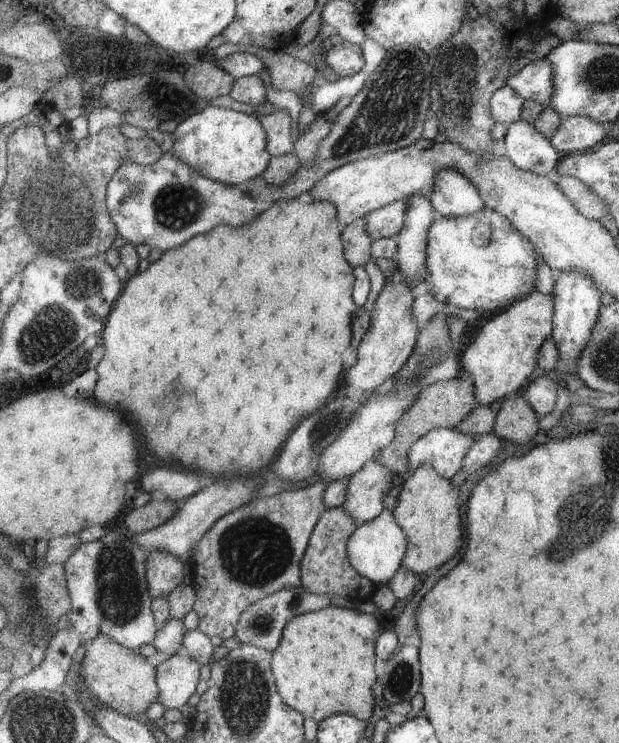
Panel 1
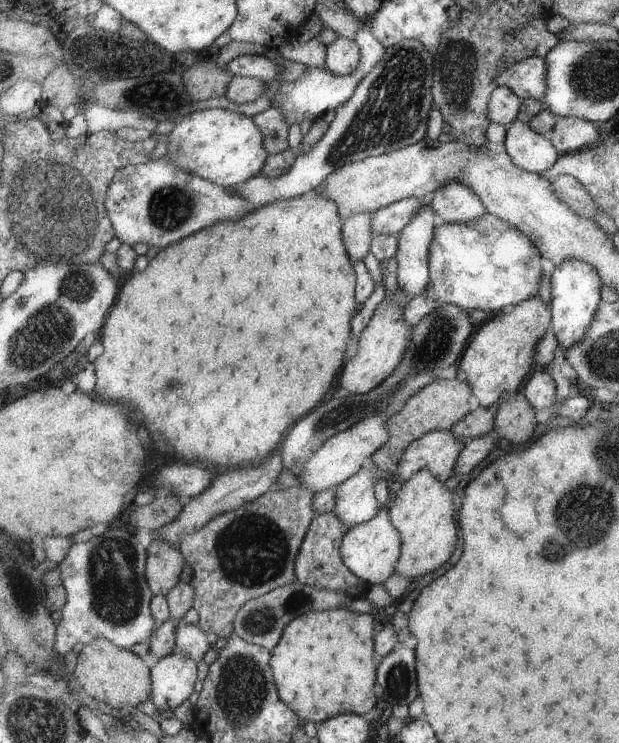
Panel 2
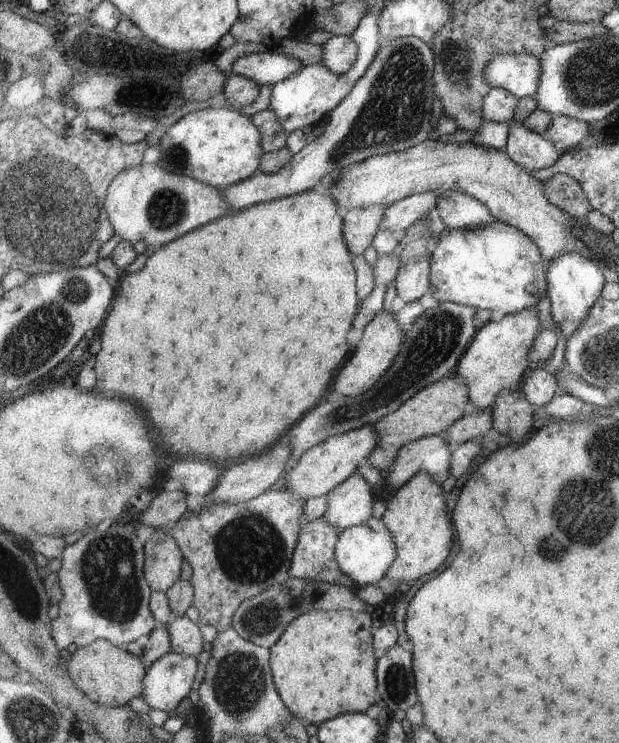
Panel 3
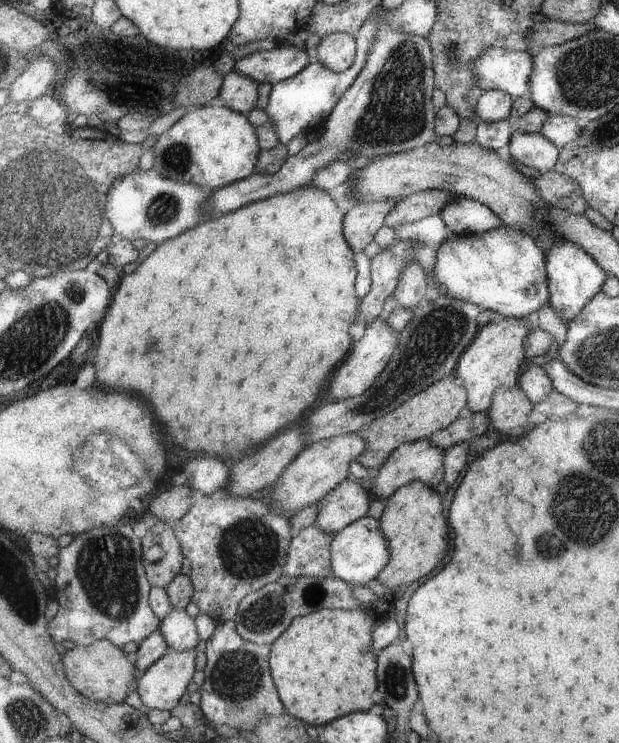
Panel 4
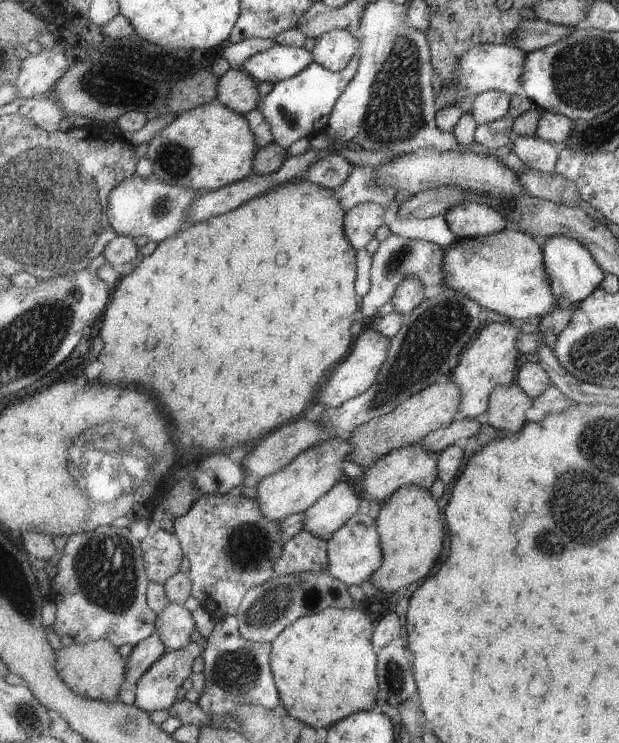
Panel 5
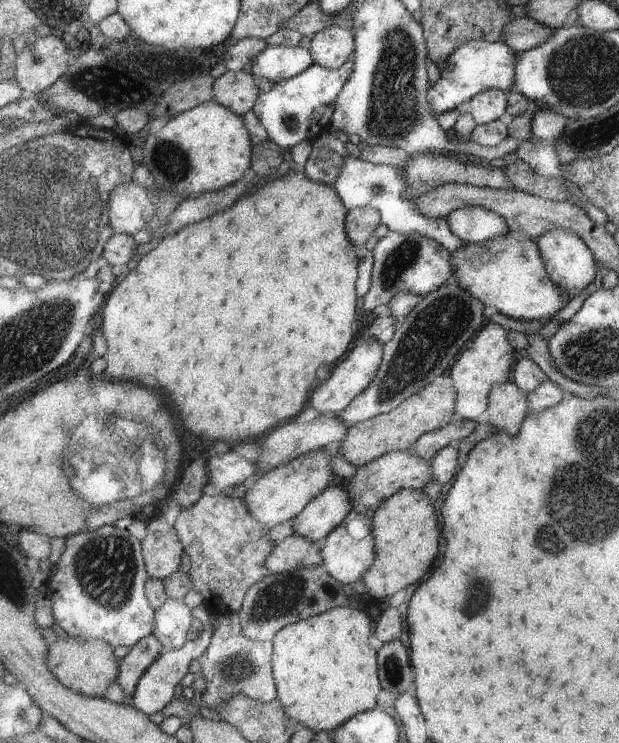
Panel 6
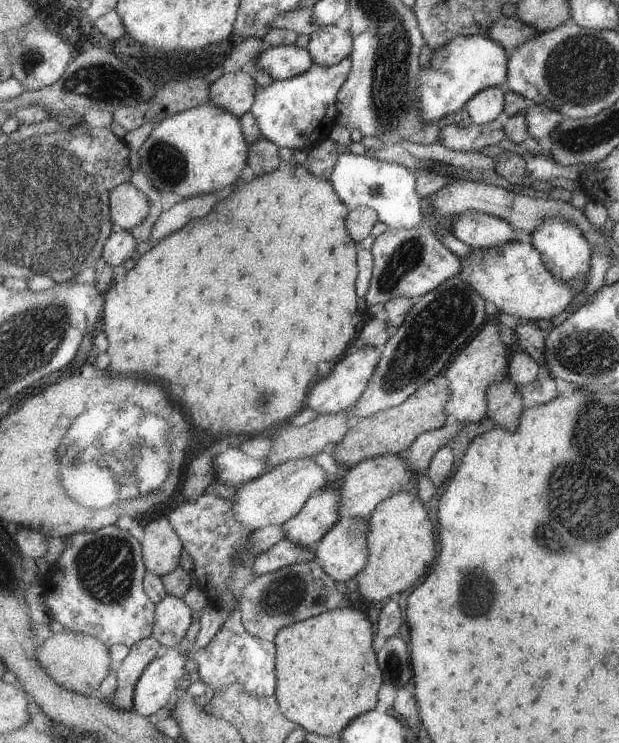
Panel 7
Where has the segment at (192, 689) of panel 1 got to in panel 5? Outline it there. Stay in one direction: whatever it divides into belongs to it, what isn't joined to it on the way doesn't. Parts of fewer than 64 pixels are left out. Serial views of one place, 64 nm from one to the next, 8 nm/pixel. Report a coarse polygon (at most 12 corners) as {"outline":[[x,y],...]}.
{"outline":[[205,641],[165,653],[138,680],[135,705],[169,710]]}

